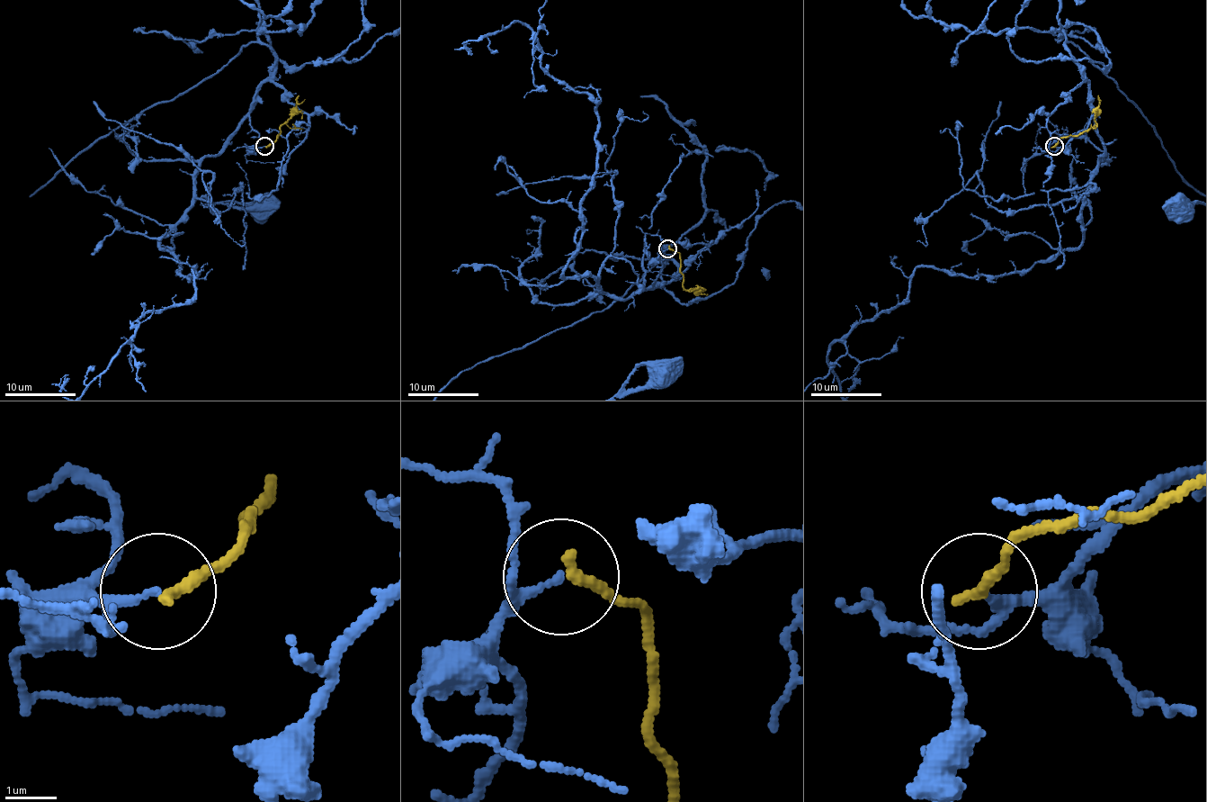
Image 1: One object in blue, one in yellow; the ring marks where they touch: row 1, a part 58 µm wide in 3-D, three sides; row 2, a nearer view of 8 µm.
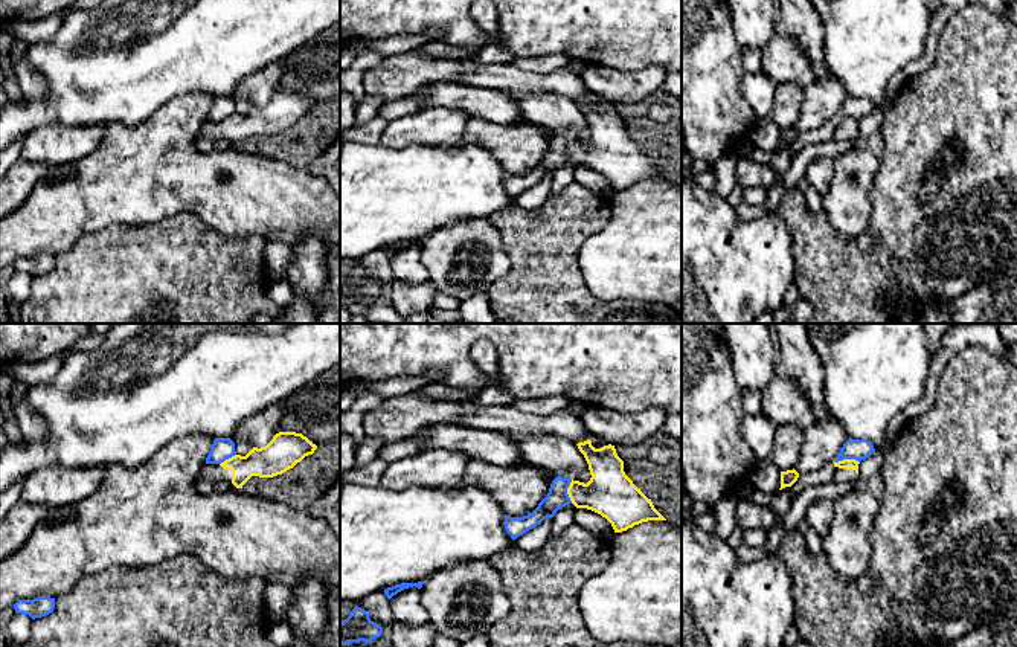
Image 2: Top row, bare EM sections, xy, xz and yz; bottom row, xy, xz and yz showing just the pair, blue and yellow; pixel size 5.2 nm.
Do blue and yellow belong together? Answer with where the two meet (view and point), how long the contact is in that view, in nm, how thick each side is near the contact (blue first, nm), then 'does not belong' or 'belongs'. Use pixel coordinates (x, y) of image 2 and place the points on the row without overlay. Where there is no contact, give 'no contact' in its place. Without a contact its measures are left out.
xz (566, 150) | 130 nm | 120/260 nm | does not belong

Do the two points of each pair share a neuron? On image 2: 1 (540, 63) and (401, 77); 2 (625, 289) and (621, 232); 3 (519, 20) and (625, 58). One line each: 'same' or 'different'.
1: different
2: same
3: same

